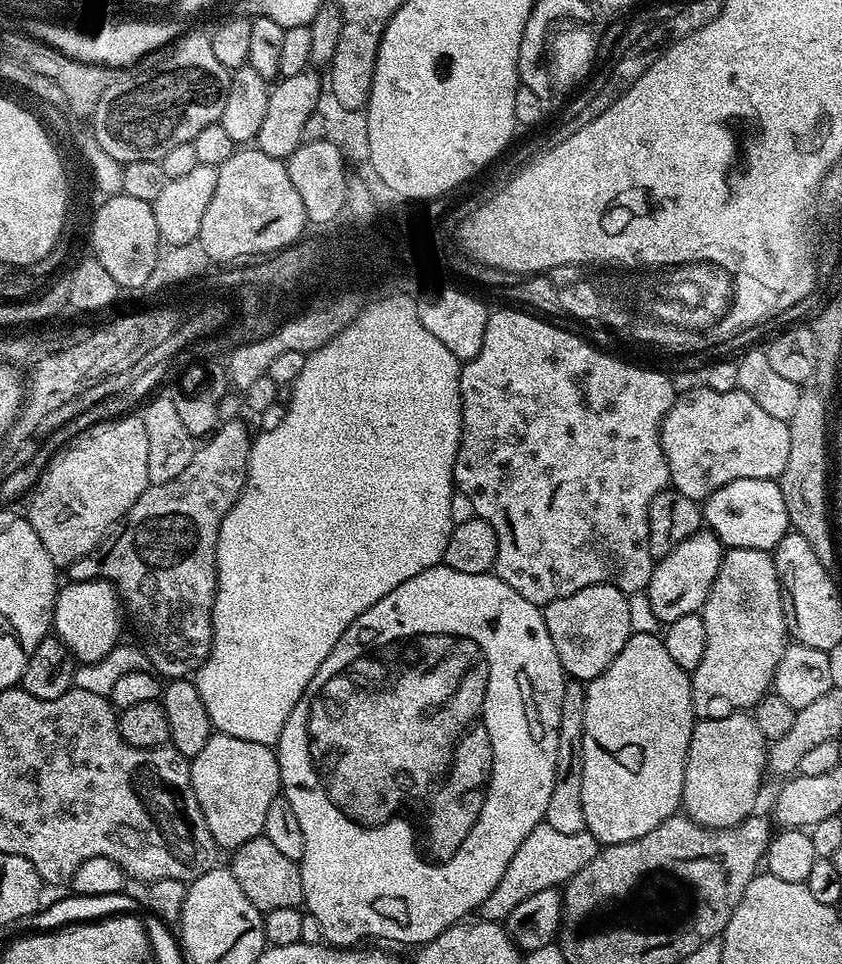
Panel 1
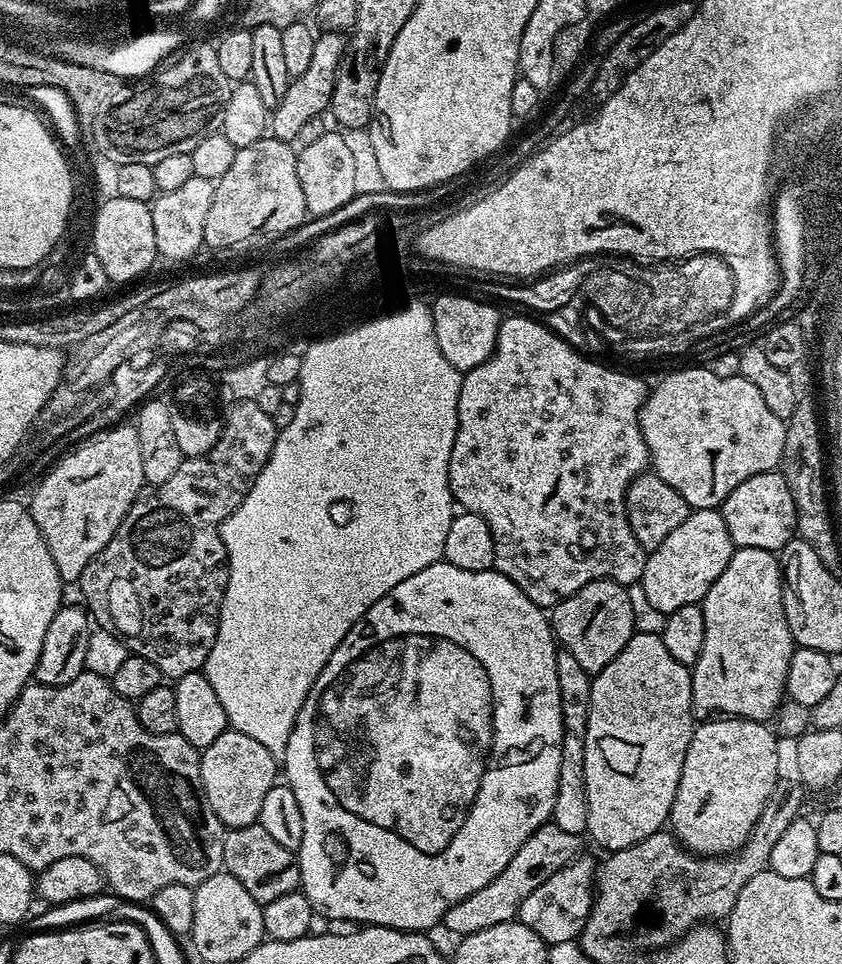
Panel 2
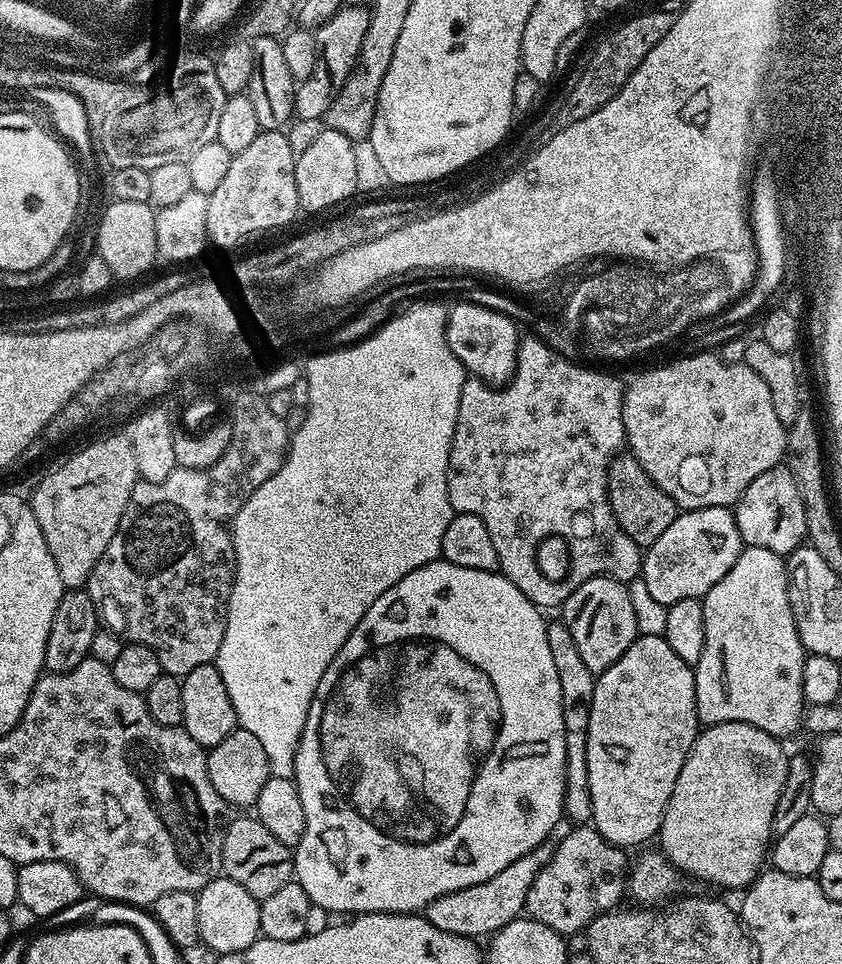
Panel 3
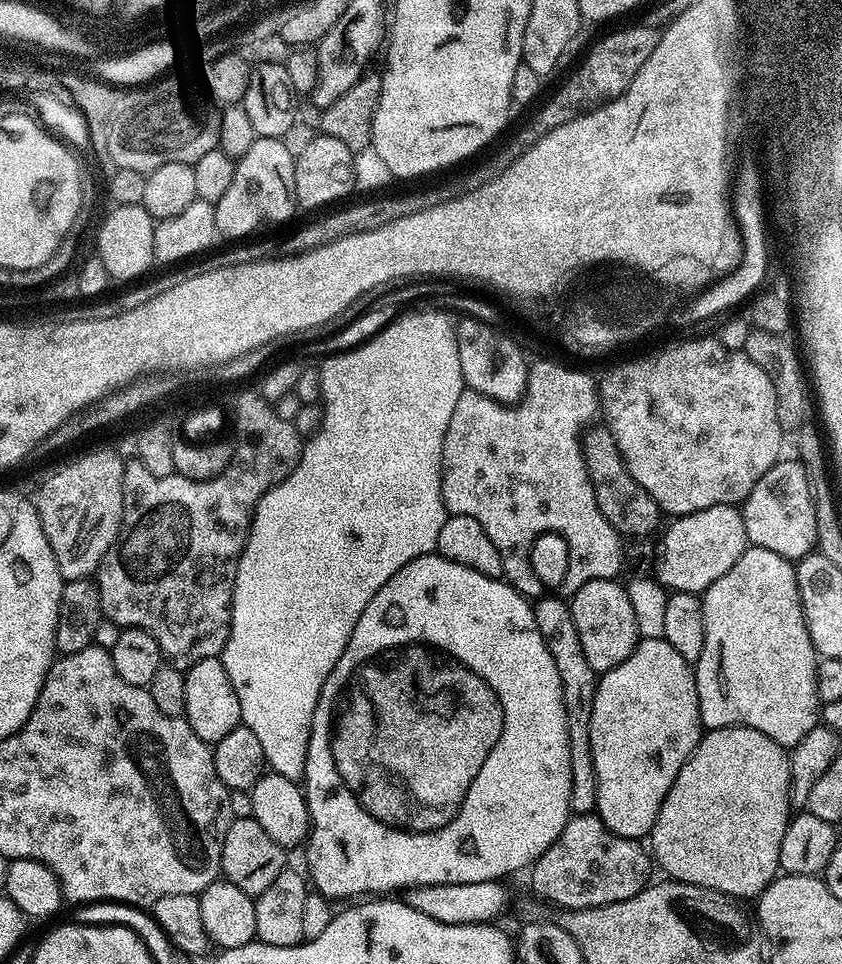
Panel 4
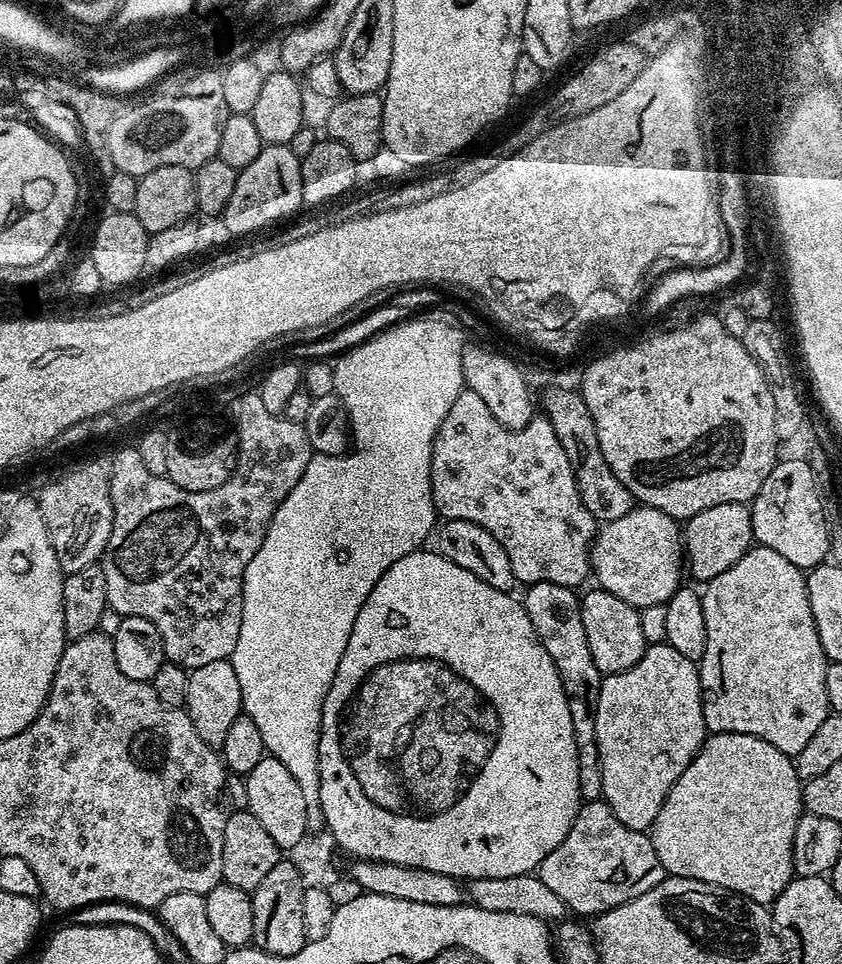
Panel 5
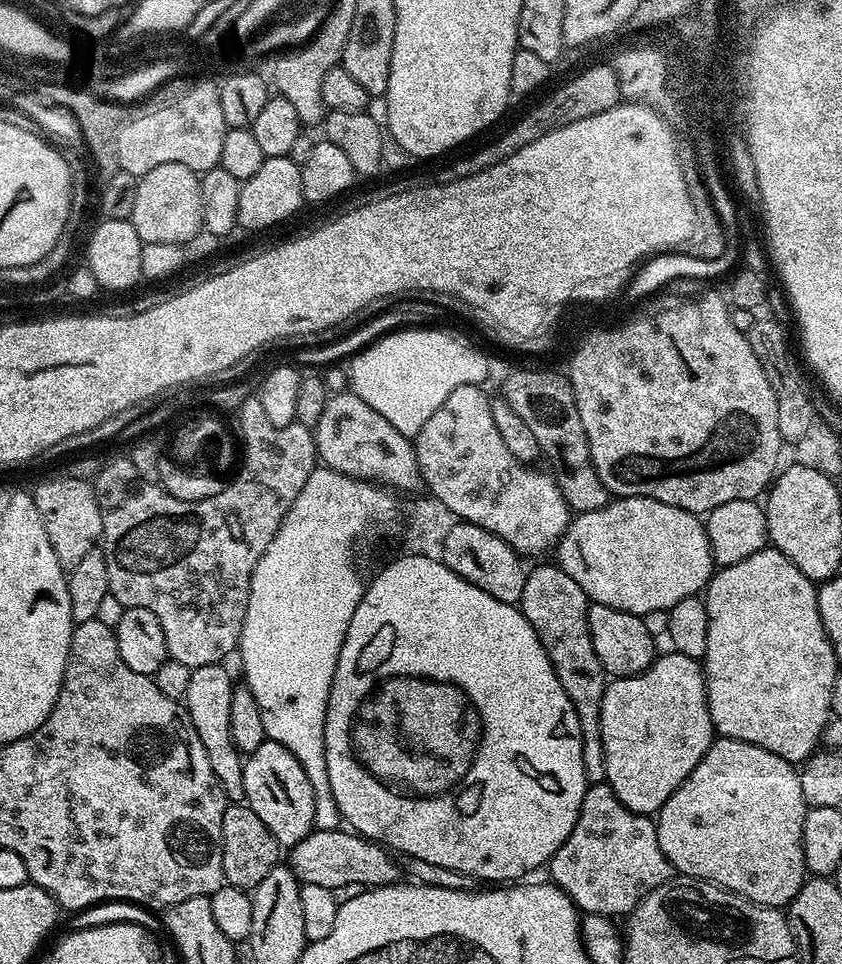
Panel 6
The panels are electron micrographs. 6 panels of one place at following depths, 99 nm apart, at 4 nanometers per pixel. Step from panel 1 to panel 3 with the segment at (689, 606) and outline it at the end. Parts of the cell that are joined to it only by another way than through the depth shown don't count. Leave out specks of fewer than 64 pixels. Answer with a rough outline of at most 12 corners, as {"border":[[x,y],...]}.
{"border":[[731,507],[676,515],[642,556],[663,604],[700,600],[734,566]]}

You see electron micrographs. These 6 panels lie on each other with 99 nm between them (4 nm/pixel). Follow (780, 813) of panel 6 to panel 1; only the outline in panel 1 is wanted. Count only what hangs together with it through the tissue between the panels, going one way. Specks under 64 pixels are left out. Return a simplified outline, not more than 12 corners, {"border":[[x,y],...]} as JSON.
{"border":[[751,715],[697,719],[683,811],[753,815],[768,748]]}

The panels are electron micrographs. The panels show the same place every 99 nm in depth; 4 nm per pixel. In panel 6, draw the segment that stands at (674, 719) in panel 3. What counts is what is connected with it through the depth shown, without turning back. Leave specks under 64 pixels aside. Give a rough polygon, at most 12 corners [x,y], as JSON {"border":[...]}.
{"border":[[701,661],[602,698],[606,783],[659,813],[714,739]]}

